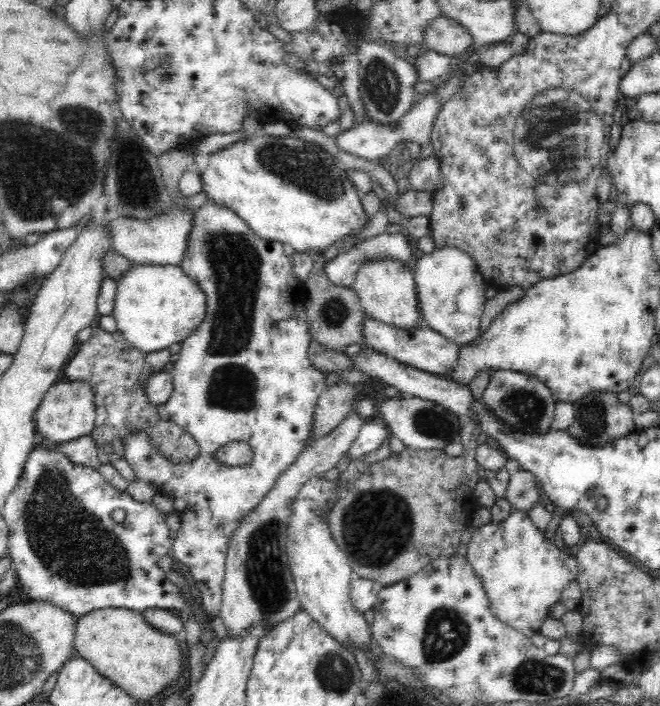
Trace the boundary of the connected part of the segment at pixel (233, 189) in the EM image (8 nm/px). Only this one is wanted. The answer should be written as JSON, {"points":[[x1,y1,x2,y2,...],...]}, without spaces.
{"points":[[292,134,251,136,235,141,218,153,213,152,208,166,200,173,200,181,201,192,209,201,226,205,258,237,290,244,296,253,323,252,340,238,354,238,369,222,343,166,317,144,307,143]]}

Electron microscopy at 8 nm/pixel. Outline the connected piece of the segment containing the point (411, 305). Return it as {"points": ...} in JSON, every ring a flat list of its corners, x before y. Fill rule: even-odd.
{"points":[[378,254,368,258,356,272,355,282,351,290,358,296,366,318,385,322,398,328,412,328,412,326,426,327,418,312,418,300,414,273,411,264,400,262,389,254]]}

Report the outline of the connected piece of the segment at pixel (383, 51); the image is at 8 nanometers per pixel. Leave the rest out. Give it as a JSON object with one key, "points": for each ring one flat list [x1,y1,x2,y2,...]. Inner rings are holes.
{"points":[[362,40,358,49,360,76,360,98,367,114,372,116,373,120,387,125,395,123,411,107,414,96,414,84,417,81,417,74,410,59,402,59,391,49,376,41]]}

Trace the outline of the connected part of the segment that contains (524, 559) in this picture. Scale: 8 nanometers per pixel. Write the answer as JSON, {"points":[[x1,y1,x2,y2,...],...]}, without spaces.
{"points":[[512,509,506,519,473,529,465,557,484,589,490,613,528,639,541,632,550,608,561,600,562,591,578,572,576,559,549,542,522,510]]}

